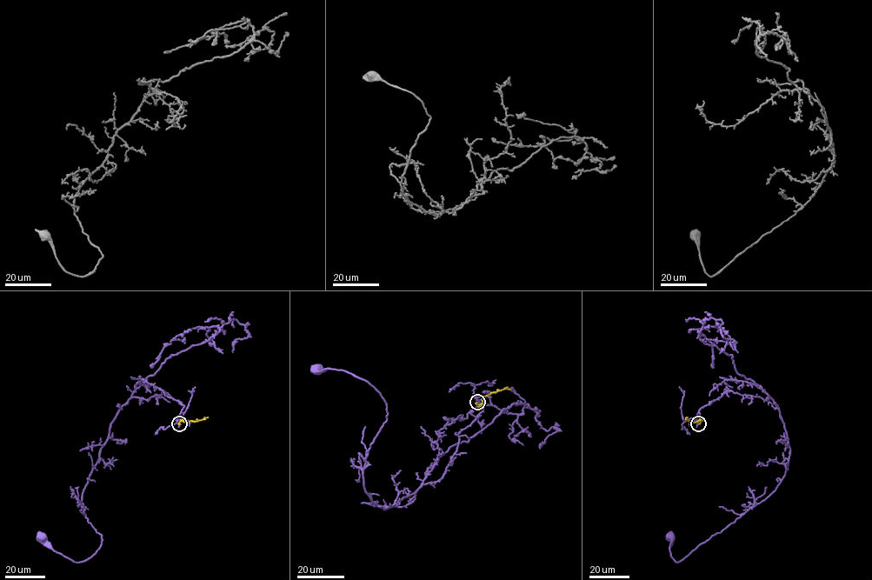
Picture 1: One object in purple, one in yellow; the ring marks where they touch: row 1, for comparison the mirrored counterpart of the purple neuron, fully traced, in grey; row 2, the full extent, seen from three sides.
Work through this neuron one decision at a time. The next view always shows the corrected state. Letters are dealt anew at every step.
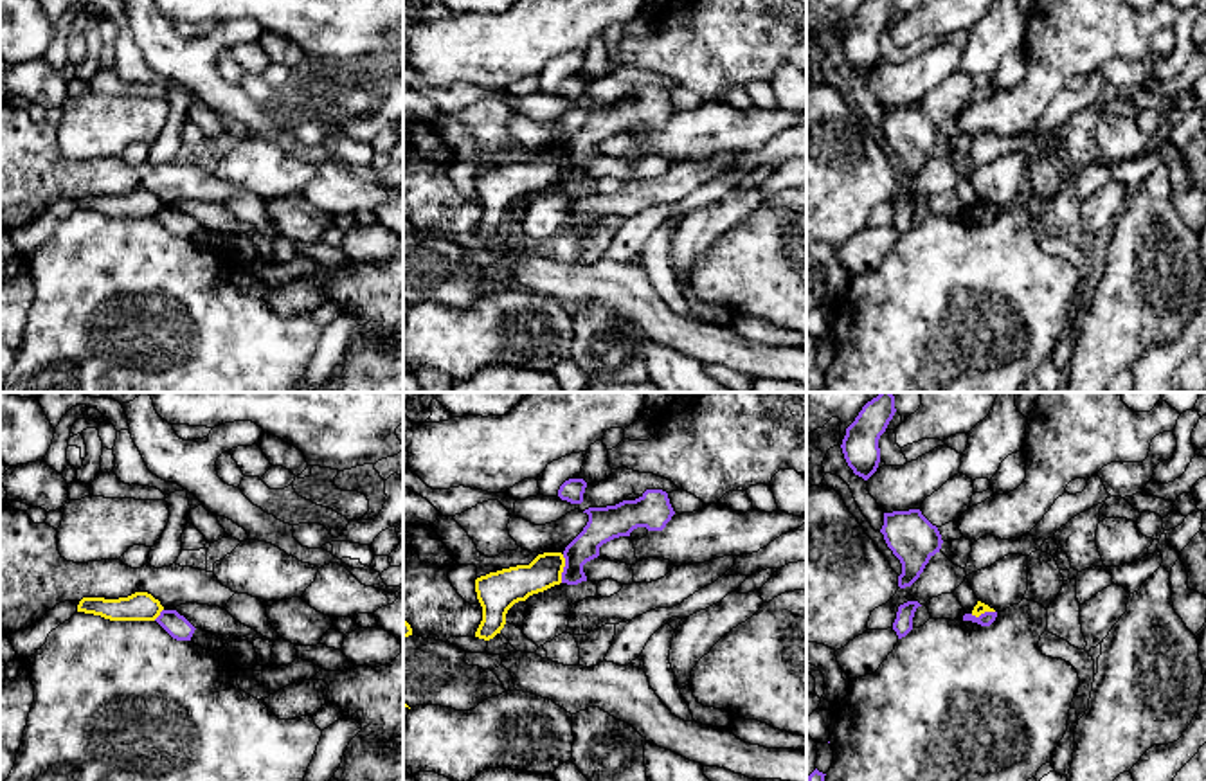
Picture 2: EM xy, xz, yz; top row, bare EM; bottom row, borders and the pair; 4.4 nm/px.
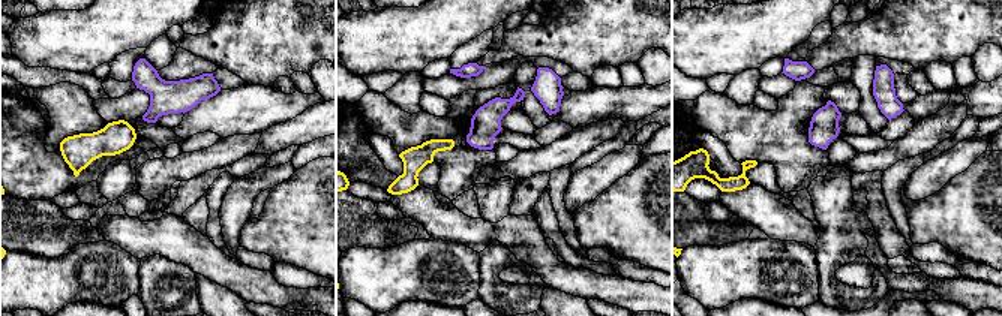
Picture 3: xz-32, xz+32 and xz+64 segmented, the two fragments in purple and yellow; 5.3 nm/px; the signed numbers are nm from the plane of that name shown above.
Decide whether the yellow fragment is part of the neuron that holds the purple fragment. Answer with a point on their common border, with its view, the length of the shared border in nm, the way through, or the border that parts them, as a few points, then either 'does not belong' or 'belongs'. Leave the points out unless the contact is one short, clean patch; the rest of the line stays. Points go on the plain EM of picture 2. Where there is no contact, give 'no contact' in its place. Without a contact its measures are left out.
contact xz (564, 166); length 130 nm; border xz (564, 152), (560, 179); does not belong

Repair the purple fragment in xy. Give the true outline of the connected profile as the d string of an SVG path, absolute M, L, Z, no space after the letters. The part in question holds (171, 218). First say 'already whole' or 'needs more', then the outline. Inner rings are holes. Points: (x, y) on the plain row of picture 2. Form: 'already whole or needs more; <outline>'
already whole; M162 207L155 216L173 236L191 238L194 223L176 207Z

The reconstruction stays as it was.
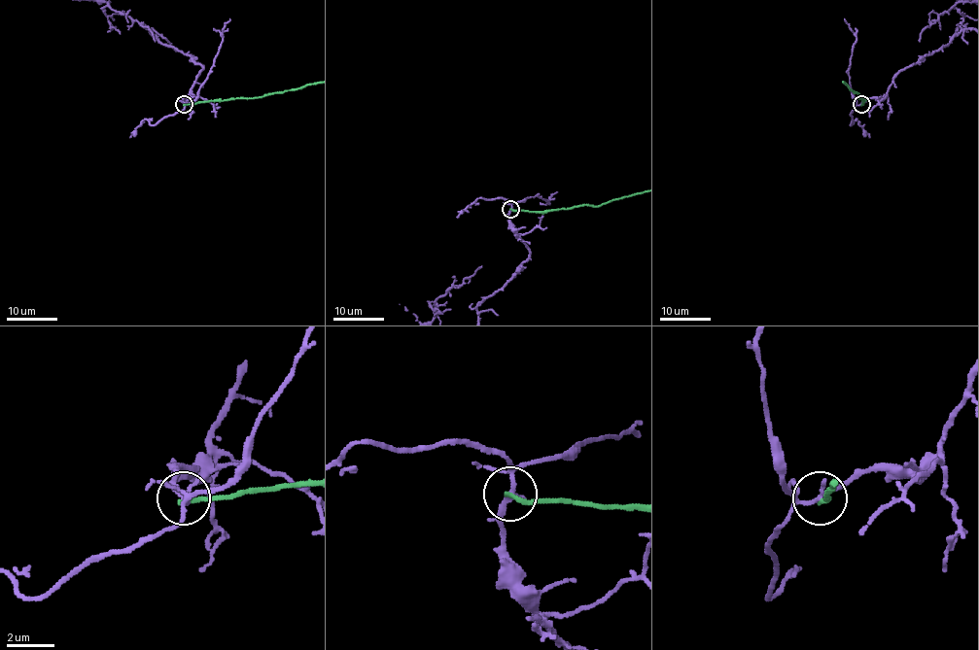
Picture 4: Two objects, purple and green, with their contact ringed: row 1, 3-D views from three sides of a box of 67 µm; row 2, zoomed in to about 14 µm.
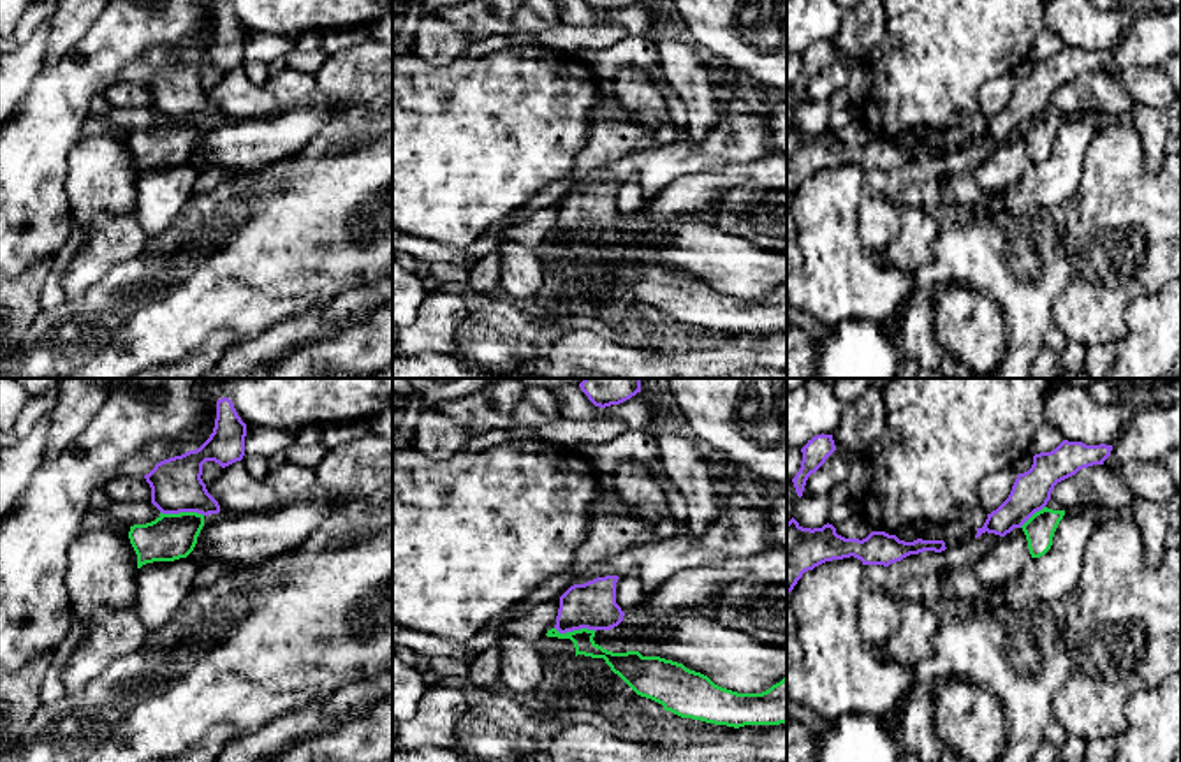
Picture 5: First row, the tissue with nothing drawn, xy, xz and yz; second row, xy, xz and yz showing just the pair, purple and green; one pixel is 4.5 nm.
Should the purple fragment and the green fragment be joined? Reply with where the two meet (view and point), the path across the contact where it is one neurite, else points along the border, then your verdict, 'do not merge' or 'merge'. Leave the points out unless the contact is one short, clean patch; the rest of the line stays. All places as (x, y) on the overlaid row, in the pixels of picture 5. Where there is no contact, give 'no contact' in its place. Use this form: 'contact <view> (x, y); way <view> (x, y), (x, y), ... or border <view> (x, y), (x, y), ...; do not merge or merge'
contact xy (182, 511); border xy (161, 511), (199, 512), (203, 516); do not merge

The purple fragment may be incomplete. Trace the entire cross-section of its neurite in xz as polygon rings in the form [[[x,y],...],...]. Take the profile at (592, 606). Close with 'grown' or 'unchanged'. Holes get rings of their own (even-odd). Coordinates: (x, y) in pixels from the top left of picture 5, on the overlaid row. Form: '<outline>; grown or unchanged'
[[[605,575],[570,586],[560,597],[554,628],[560,634],[588,628],[611,630],[623,621],[625,612],[616,604],[618,575]]]; unchanged

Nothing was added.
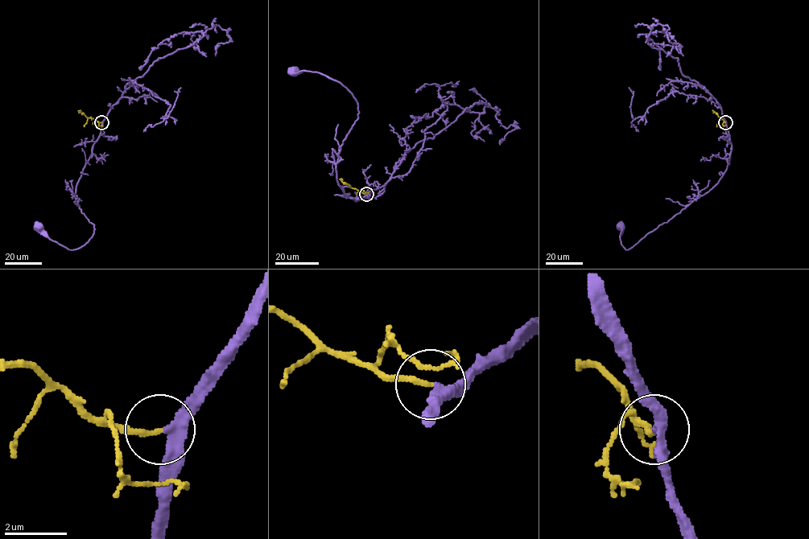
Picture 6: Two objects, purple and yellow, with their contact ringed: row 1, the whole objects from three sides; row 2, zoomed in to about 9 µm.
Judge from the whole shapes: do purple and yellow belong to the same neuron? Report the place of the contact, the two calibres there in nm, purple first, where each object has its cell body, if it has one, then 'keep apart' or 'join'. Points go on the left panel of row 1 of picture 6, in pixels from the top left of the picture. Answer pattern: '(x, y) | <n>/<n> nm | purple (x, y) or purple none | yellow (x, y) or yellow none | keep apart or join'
(101, 122) | 340/170 nm | purple (39, 225) | yellow none | join

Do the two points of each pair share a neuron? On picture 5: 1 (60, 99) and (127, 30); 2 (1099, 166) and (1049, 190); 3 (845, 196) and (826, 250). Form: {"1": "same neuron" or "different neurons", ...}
{"1": "same neuron", "2": "different neurons", "3": "same neuron"}

